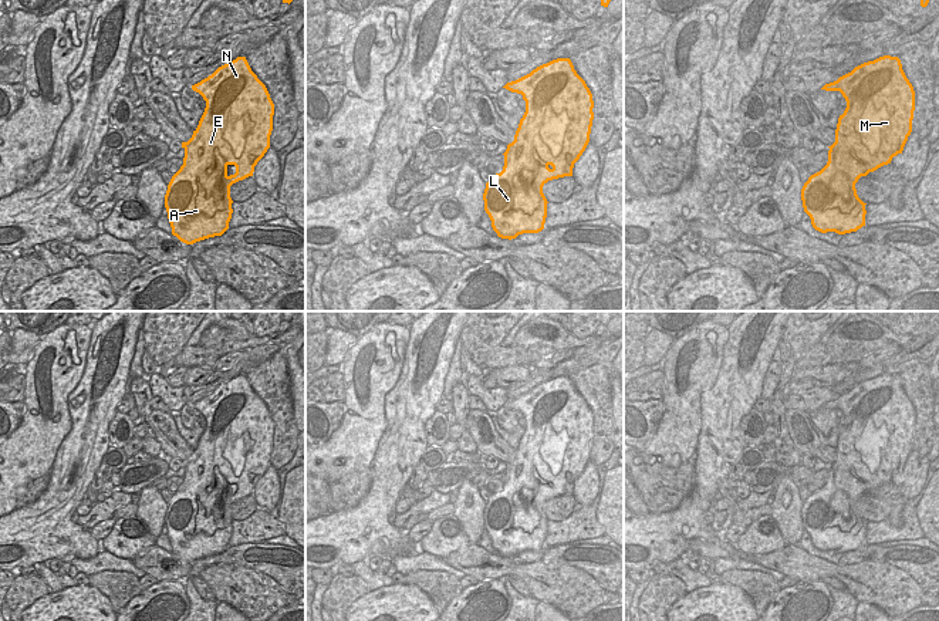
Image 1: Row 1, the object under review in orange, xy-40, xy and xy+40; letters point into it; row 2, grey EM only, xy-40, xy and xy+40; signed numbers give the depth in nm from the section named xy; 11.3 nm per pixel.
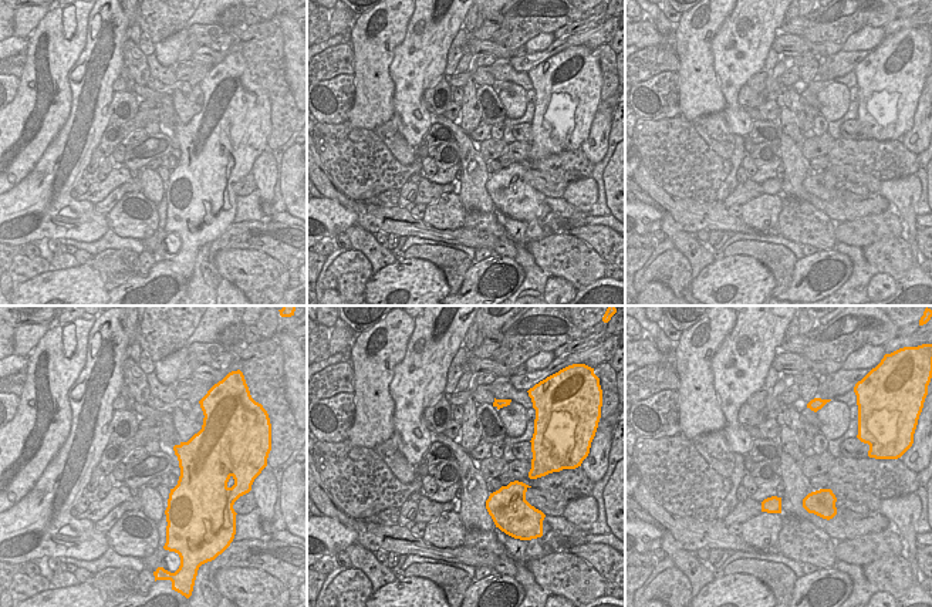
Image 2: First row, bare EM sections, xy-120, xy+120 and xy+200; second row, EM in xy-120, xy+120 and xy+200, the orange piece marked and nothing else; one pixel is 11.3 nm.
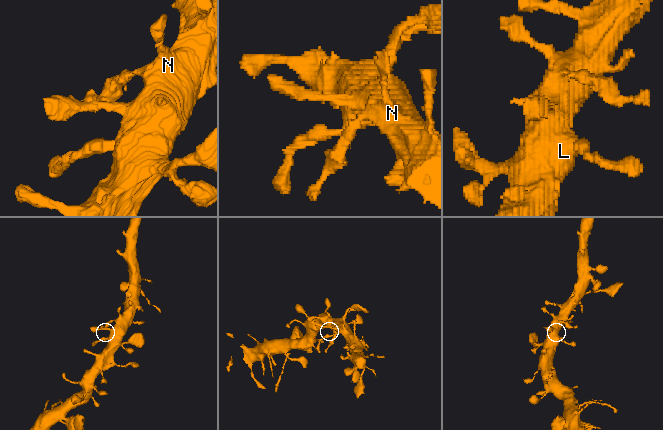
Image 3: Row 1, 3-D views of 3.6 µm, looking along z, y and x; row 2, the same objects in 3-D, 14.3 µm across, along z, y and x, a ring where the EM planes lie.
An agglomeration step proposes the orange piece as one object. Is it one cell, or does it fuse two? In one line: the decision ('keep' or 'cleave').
keep

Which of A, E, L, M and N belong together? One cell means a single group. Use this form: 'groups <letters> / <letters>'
groups A E L M N

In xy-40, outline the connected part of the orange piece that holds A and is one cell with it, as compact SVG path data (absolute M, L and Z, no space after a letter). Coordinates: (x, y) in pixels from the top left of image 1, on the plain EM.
M246 375L219 385L192 408L203 415L206 426L192 456L182 460L183 483L172 495L165 513L172 553L186 563L222 554L229 547L233 531L230 504L253 495L254 485L270 466L274 433L270 412Z

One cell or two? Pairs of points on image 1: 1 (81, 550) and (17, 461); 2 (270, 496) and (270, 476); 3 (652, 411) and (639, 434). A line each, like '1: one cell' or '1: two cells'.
1: two cells
2: one cell
3: one cell

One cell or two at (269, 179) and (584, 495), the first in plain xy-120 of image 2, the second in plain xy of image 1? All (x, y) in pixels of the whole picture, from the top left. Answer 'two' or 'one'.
one

